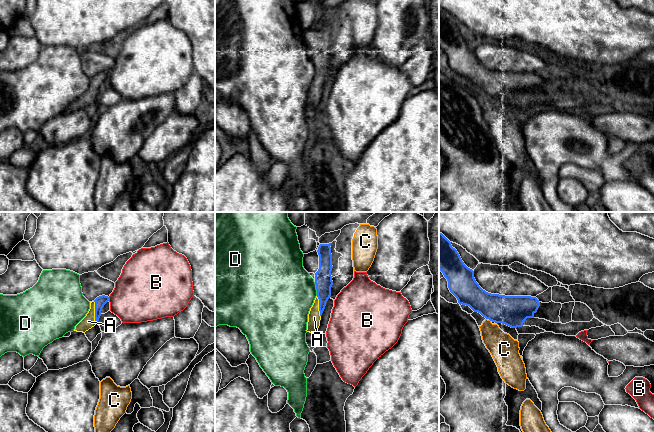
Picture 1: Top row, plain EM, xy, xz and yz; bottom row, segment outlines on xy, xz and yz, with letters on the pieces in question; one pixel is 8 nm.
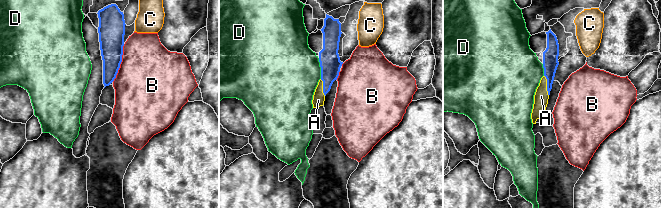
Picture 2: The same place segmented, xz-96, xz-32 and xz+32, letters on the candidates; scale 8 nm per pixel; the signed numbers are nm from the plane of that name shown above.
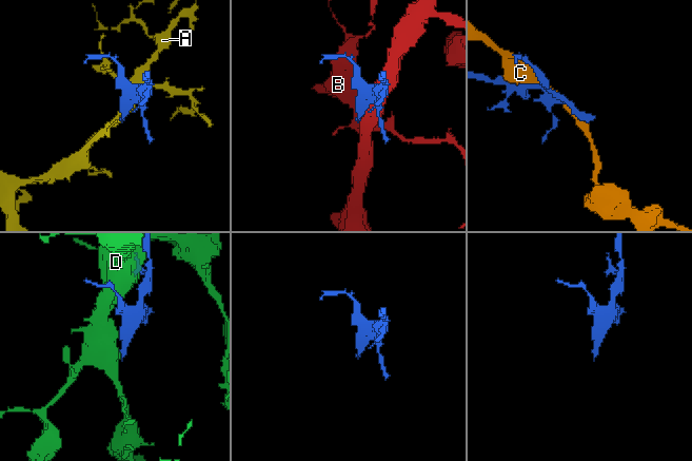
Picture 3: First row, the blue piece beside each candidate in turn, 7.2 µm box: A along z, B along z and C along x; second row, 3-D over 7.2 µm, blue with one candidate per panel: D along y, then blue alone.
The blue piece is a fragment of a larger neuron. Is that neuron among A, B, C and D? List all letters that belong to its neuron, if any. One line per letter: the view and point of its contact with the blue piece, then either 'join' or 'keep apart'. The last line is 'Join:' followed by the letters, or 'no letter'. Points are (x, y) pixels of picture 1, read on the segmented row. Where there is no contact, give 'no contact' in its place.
A: meets blue in xy at (95, 312); join
B: meets blue in xy at (108, 299); keep apart
C: no contact; keep apart
D: meets blue in xz at (316, 289); keep apart
Join: A

